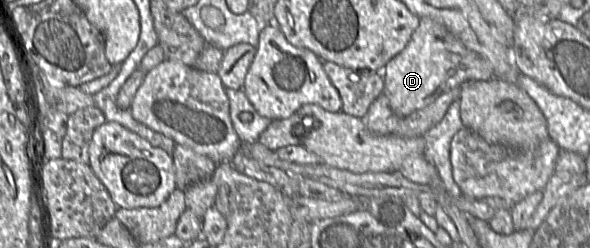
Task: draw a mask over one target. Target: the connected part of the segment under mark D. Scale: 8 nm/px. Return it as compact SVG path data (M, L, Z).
M428 17L420 19L406 47L386 64L381 73L383 94L399 117L407 117L428 106L440 95L459 89L465 82L495 78L493 68L486 59L466 48L441 23Z

